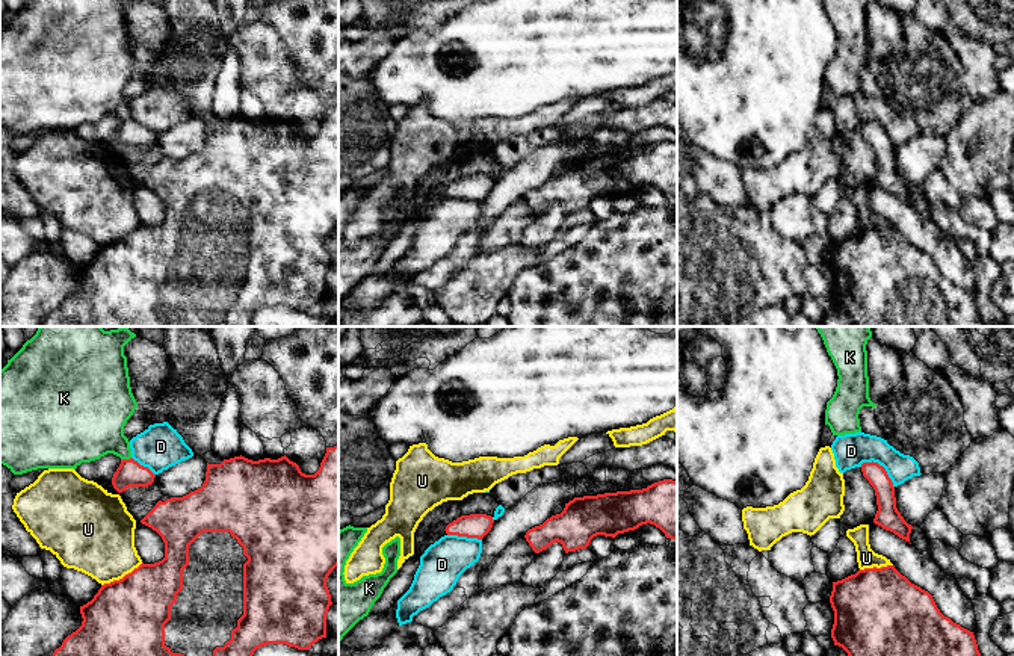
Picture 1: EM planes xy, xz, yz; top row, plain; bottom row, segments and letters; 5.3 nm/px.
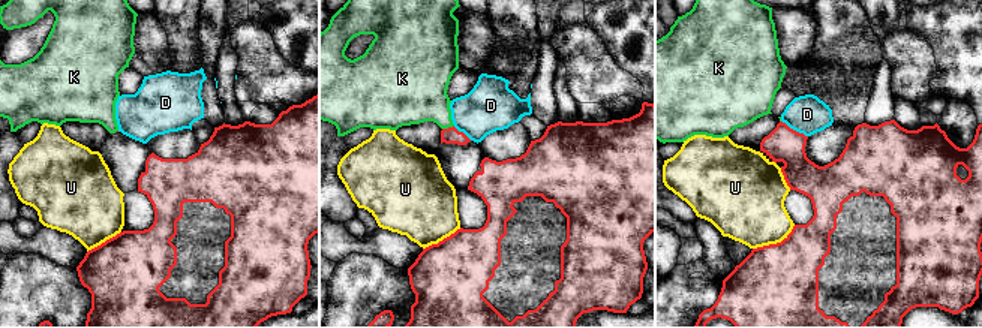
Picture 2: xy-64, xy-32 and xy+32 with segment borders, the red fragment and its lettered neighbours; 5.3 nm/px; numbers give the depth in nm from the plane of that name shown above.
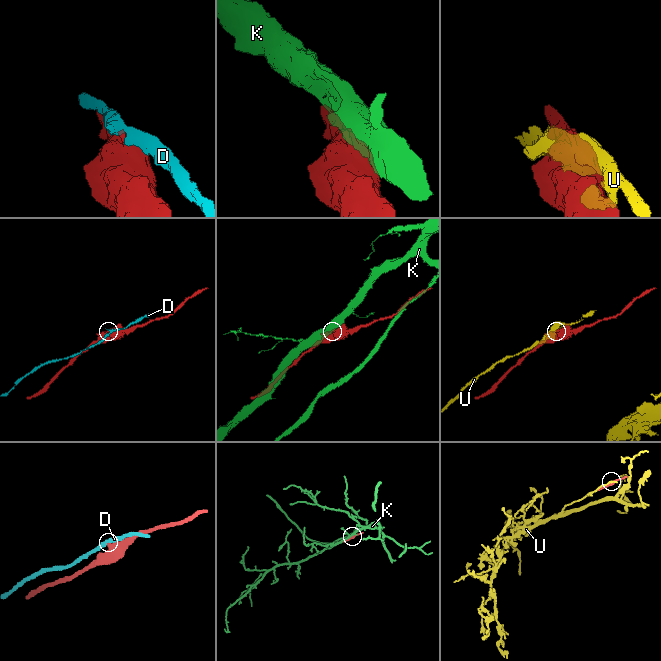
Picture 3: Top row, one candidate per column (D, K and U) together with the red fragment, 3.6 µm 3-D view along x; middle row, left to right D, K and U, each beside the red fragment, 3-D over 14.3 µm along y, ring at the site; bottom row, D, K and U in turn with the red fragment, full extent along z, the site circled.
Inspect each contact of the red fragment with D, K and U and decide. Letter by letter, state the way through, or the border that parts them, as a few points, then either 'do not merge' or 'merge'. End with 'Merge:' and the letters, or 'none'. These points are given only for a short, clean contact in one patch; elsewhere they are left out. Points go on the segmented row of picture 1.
D: border along yz (860, 464), (877, 461), (893, 487); do not merge
K: border along xy (130, 457), (121, 460); do not merge
U: do not merge
Merge: none

